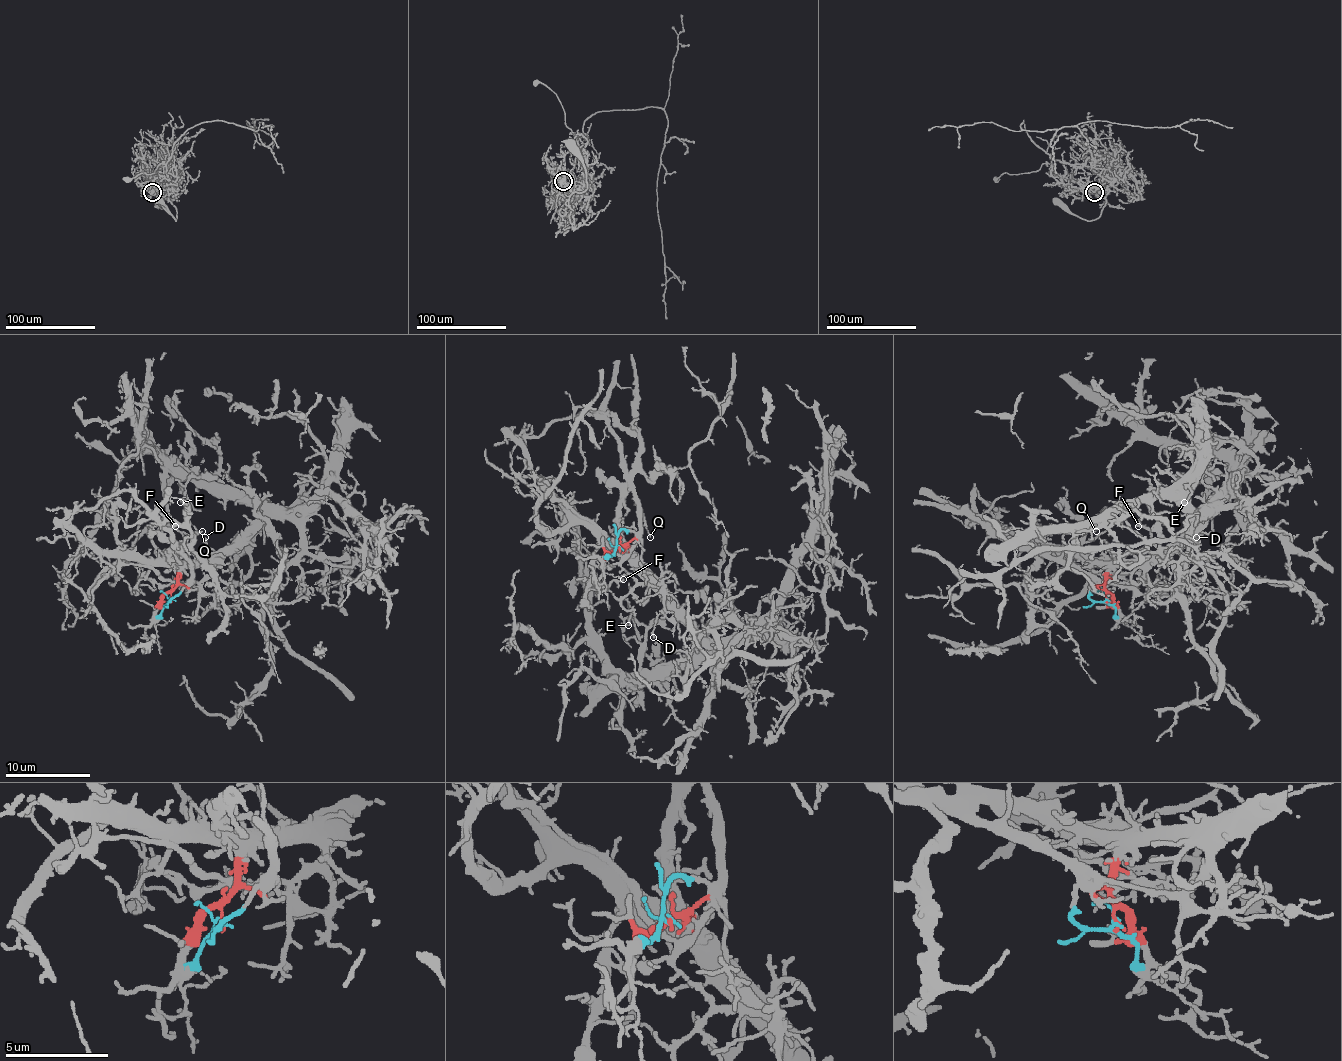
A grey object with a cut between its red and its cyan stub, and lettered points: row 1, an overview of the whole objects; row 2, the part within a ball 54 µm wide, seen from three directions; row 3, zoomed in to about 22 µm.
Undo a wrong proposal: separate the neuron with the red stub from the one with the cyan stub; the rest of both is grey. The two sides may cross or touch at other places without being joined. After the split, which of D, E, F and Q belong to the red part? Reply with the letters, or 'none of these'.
D, E, F

